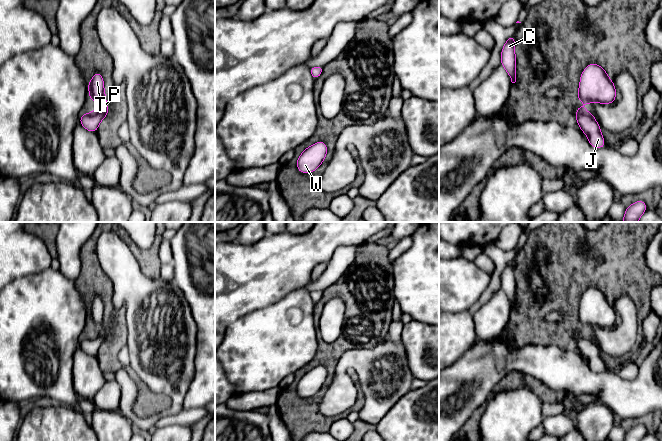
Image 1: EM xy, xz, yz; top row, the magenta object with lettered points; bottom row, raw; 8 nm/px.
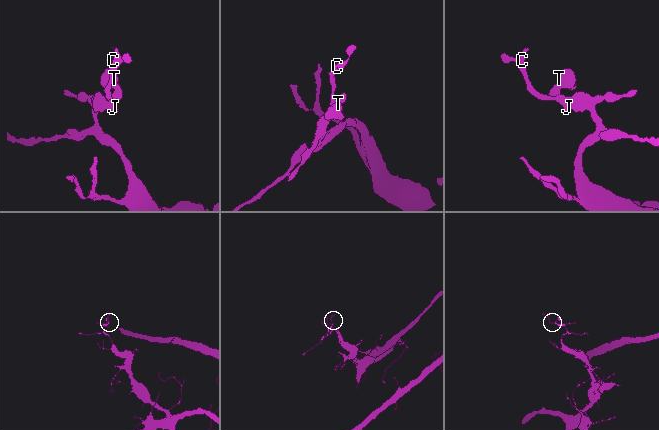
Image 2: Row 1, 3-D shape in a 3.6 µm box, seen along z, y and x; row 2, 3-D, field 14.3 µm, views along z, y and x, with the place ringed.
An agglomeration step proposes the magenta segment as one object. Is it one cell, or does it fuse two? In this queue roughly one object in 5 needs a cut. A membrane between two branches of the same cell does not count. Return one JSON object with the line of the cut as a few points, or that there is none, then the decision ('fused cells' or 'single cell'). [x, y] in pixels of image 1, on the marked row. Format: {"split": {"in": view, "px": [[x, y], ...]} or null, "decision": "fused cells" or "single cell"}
{"split": null, "decision": "single cell"}

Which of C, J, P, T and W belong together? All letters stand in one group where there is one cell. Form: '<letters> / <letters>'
C J P T W

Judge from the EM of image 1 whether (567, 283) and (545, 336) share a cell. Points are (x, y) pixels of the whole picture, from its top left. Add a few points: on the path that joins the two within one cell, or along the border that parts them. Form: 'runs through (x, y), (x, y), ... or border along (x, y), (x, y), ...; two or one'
runs through (568, 298), (568, 320), (560, 328); one

